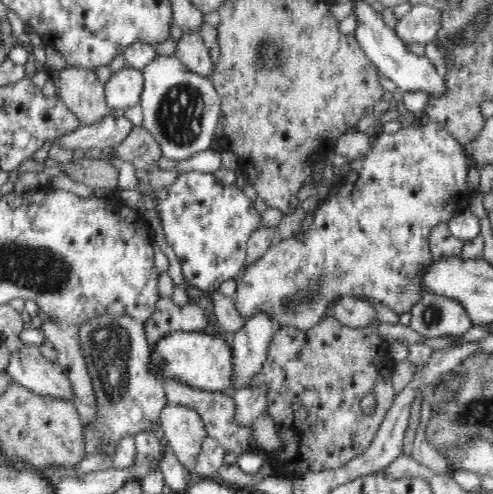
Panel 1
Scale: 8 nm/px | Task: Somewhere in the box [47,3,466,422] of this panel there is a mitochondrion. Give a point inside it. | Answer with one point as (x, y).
(179, 115)

